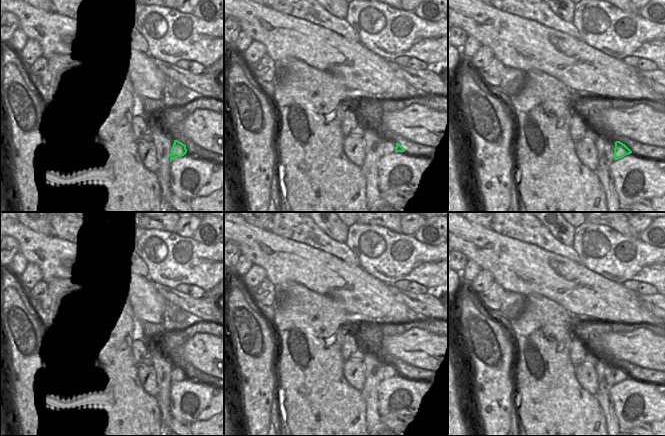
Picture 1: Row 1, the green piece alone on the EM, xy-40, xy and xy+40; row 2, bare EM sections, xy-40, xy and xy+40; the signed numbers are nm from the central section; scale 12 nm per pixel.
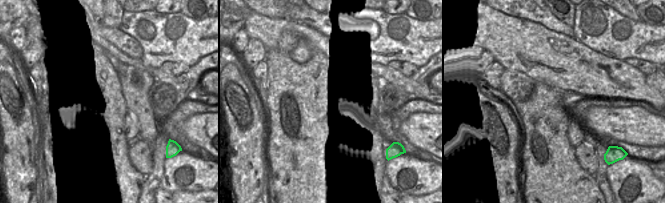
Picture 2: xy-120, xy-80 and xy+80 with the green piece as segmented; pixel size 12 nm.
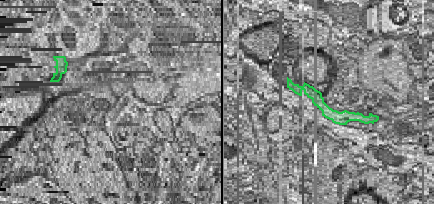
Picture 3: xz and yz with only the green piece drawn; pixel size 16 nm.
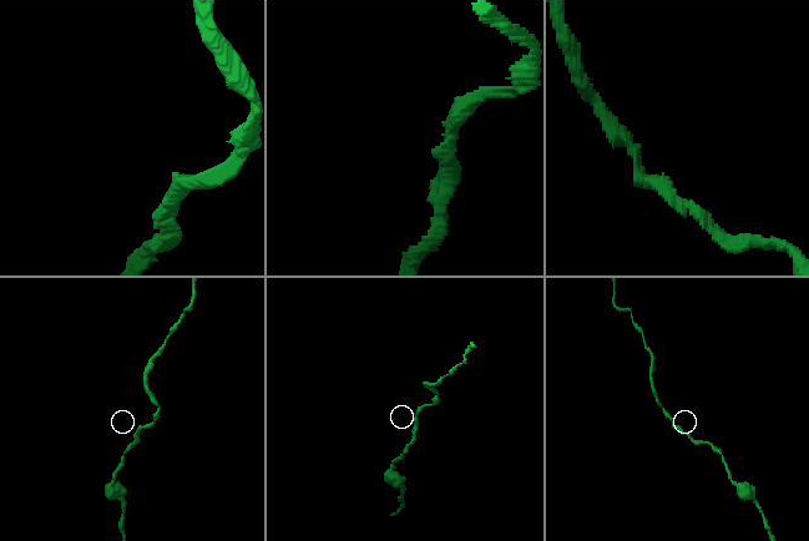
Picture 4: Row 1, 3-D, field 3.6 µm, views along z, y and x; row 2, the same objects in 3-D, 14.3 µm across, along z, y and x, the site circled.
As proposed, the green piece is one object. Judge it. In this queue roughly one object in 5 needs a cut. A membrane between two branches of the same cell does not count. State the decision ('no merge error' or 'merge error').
no merge error

